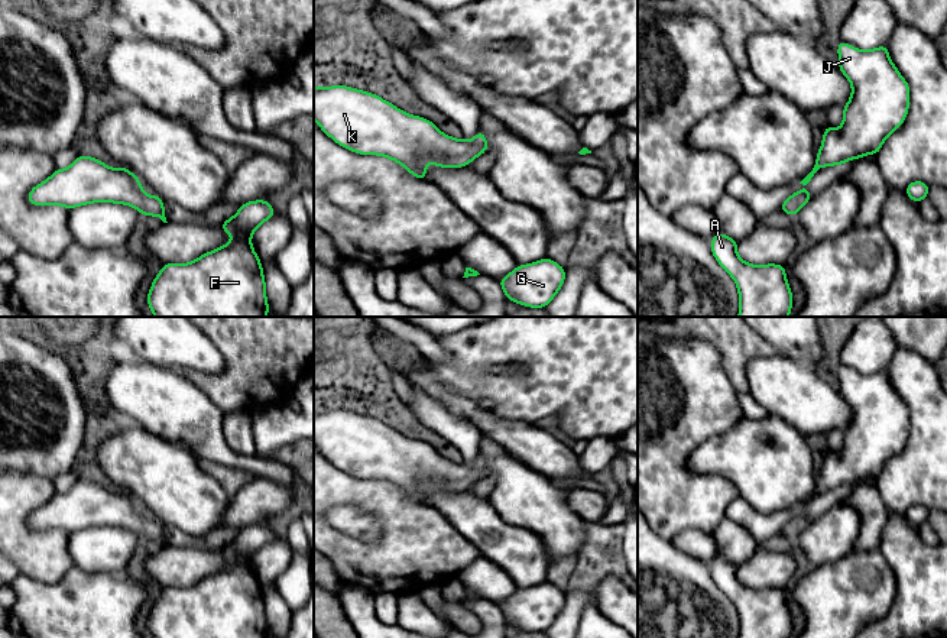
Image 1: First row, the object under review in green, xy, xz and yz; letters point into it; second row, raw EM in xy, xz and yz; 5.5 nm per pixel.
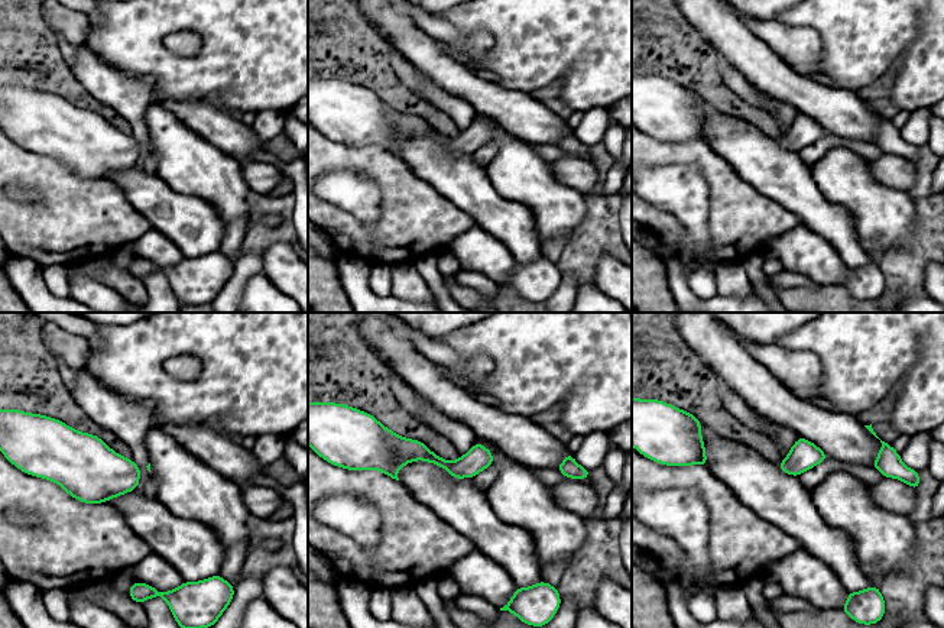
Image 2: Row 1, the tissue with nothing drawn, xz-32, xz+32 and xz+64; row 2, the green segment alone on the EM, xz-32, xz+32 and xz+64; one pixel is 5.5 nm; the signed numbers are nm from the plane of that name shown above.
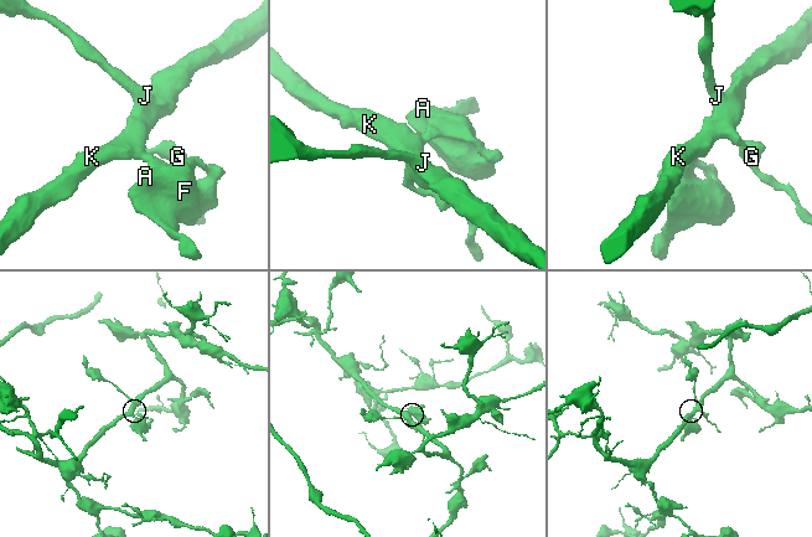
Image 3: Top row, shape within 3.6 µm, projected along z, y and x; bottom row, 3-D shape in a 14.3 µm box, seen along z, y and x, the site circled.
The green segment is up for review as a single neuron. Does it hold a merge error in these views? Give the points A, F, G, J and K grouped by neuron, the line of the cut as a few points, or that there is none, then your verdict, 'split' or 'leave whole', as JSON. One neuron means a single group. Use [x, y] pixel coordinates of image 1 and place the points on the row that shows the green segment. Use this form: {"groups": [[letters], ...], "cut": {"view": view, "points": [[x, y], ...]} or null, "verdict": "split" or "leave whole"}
{"groups": [["A", "F", "G", "J", "K"]], "cut": null, "verdict": "leave whole"}

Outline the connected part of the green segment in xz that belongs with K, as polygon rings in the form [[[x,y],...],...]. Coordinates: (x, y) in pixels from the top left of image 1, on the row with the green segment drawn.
[[[346,85],[314,88],[314,120],[340,146],[359,155],[392,159],[416,179],[425,179],[427,162],[441,168],[463,168],[489,148],[481,130],[470,140],[454,139],[425,117],[408,114],[376,94]]]

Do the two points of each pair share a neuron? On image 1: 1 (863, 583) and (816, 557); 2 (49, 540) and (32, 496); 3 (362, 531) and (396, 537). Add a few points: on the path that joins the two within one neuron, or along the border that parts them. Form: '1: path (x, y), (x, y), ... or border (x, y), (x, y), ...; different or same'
1: border (852, 550), (814, 567); different
2: path (35, 540), (19, 527), (19, 511); same
3: border (357, 508), (370, 512), (379, 521), (376, 541); different

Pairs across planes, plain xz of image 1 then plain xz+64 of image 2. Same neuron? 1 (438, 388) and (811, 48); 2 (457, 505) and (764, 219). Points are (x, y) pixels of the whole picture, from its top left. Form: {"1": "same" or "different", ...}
{"1": "different", "2": "different"}

